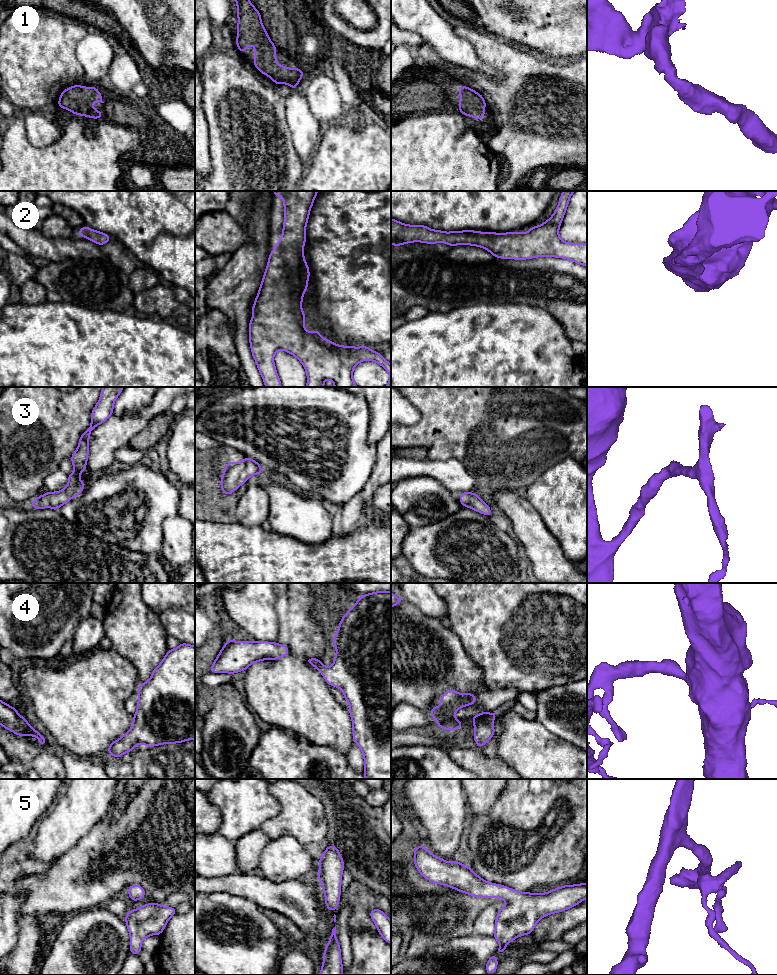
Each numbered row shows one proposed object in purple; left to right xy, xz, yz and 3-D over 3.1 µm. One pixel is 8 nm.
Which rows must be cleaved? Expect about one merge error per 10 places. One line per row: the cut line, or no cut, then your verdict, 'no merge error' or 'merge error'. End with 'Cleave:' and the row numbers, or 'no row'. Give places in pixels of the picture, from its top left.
1: no cut | no merge error
2: no cut | no merge error
3: no cut | no merge error
4: no cut | no merge error
5: no cut | no merge error
Cleave: no row

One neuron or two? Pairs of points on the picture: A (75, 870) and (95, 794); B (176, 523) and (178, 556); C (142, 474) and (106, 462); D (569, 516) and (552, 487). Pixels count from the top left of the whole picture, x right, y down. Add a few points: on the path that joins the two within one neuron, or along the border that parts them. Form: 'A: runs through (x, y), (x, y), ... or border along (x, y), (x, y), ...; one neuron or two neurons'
A: border along (101, 820), (66, 851); two neurons
B: runs through (177, 531), (177, 548); one neuron
C: border along (113, 467), (97, 473), (92, 478); two neurons
D: runs through (569, 509), (569, 504), (559, 494); one neuron

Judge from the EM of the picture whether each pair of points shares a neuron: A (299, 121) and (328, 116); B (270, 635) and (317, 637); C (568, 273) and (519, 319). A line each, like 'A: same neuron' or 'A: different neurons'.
A: different neurons
B: different neurons
C: different neurons

